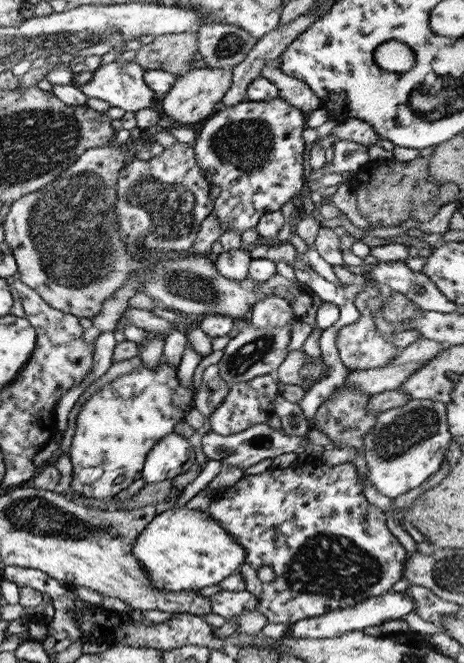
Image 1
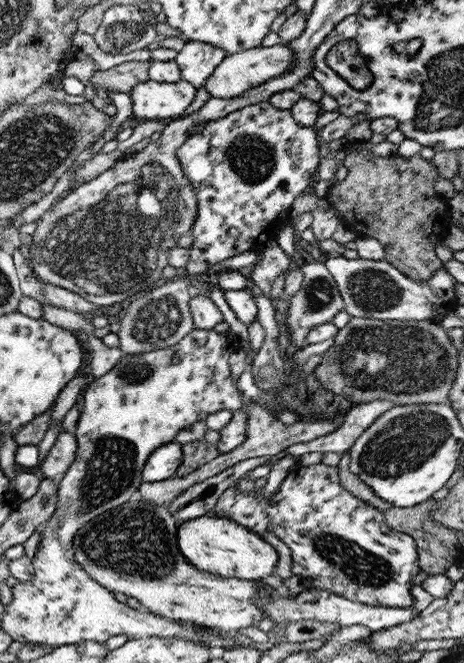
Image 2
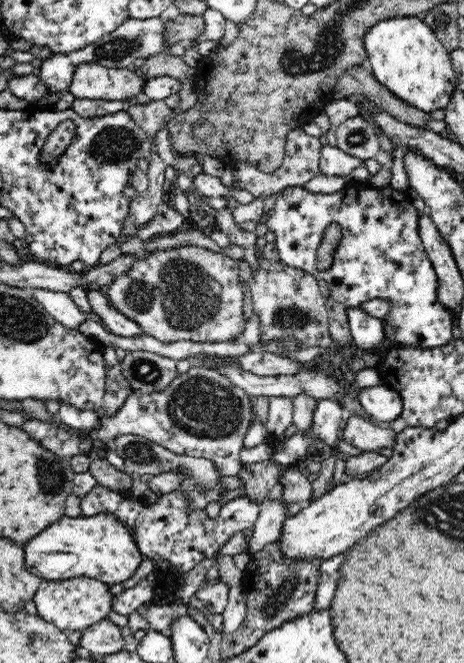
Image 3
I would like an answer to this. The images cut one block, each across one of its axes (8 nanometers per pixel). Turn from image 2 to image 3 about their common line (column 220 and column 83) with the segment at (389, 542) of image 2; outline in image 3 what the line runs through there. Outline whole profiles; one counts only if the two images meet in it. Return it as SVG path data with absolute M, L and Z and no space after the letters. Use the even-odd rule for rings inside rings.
M97 485L85 494L81 500L80 517L95 516L101 513L114 515L124 528L133 536L134 542L143 558L151 558L158 564L166 560L169 564L168 573L160 574L161 582L167 587L174 585L170 581L184 579L196 564L206 558L213 558L230 536L252 528L260 512L260 504L250 501L247 496L234 498L220 508L218 518L209 518L205 510L195 510L189 506L187 497L181 490L160 494L156 504L147 503L135 498L130 492L118 492Z

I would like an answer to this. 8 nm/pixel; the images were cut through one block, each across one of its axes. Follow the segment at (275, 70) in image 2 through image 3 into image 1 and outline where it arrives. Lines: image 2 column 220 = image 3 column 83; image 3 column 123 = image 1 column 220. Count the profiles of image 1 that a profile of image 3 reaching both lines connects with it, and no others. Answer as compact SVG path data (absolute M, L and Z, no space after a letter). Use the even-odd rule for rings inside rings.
M212 67L194 68L178 77L172 89L160 100L163 114L174 118L184 125L204 122L208 119L215 107L224 99L232 86L233 73L229 68L219 69Z

